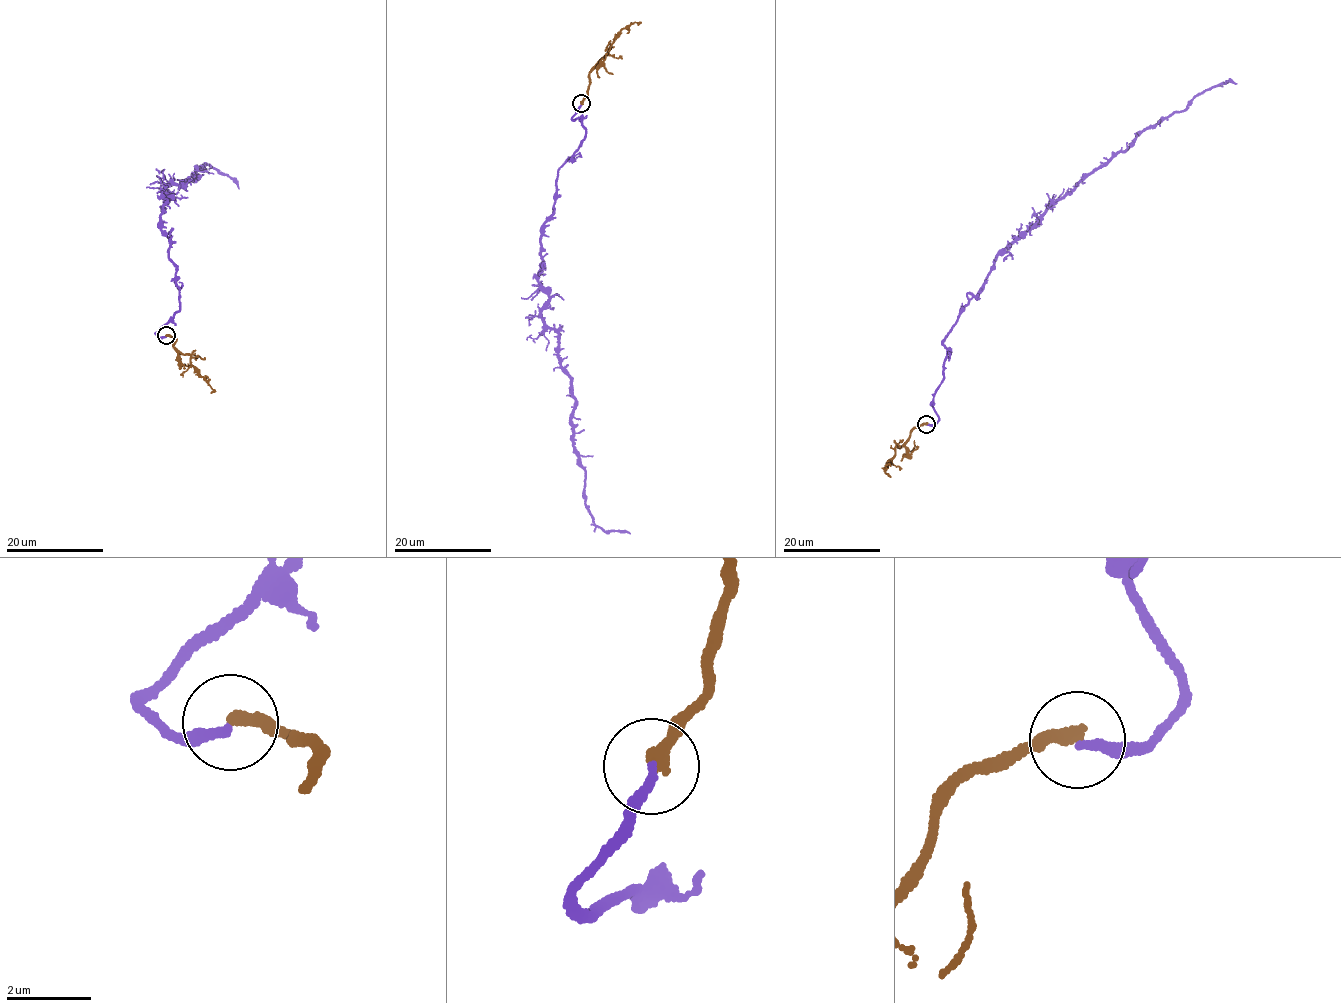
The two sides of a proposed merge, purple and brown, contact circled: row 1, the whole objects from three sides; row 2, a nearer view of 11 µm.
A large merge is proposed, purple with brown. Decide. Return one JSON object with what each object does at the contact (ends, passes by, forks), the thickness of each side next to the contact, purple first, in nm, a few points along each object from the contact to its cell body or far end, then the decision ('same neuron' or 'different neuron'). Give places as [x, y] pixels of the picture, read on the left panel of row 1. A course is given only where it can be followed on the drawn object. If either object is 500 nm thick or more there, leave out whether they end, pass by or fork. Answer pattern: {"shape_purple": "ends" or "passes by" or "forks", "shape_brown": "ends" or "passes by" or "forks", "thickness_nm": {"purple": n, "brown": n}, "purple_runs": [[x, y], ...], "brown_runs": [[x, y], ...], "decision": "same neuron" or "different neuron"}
{"shape_purple": "ends", "shape_brown": "ends", "thickness_nm": {"purple": 200, "brown": 320}, "purple_runs": [[166, 336], [156, 333], [179, 310], [180, 289], [160, 224], [165, 188], [206, 163], [239, 189]], "brown_runs": [[166, 336], [176, 339], [173, 347], [176, 351], [190, 355], [191, 365], [204, 377], [213, 391], [211, 393]], "decision": "different neuron"}

